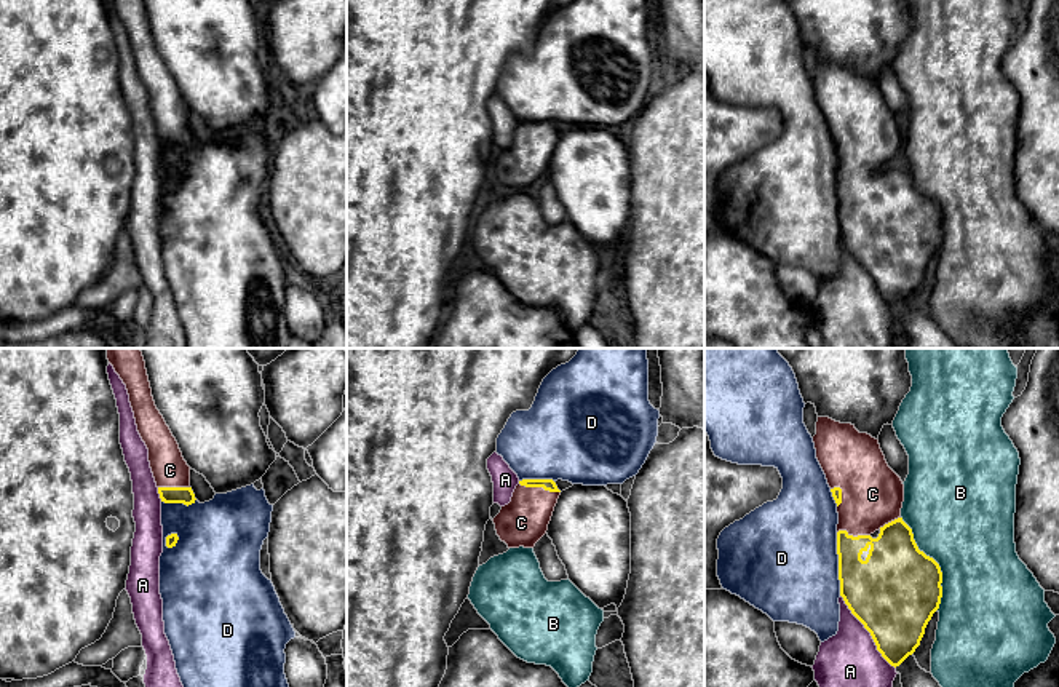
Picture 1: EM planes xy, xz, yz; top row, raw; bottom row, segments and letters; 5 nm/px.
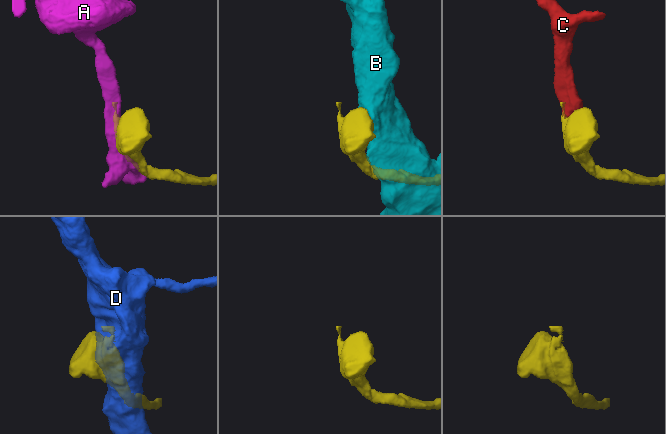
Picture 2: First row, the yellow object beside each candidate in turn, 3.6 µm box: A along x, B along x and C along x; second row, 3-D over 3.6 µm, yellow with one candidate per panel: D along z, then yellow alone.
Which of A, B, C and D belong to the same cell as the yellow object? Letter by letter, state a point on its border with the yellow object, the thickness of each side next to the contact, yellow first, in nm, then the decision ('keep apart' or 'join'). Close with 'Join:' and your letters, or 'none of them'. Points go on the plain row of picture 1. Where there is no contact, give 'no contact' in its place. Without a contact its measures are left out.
A: yz (868, 272) | 440/360 nm | keep apart
B: yz (935, 203) | 440/480 nm | keep apart
C: xz (540, 128) | 60/240 nm | join
D: yz (839, 206) | 360/500 nm | keep apart
Join: C

